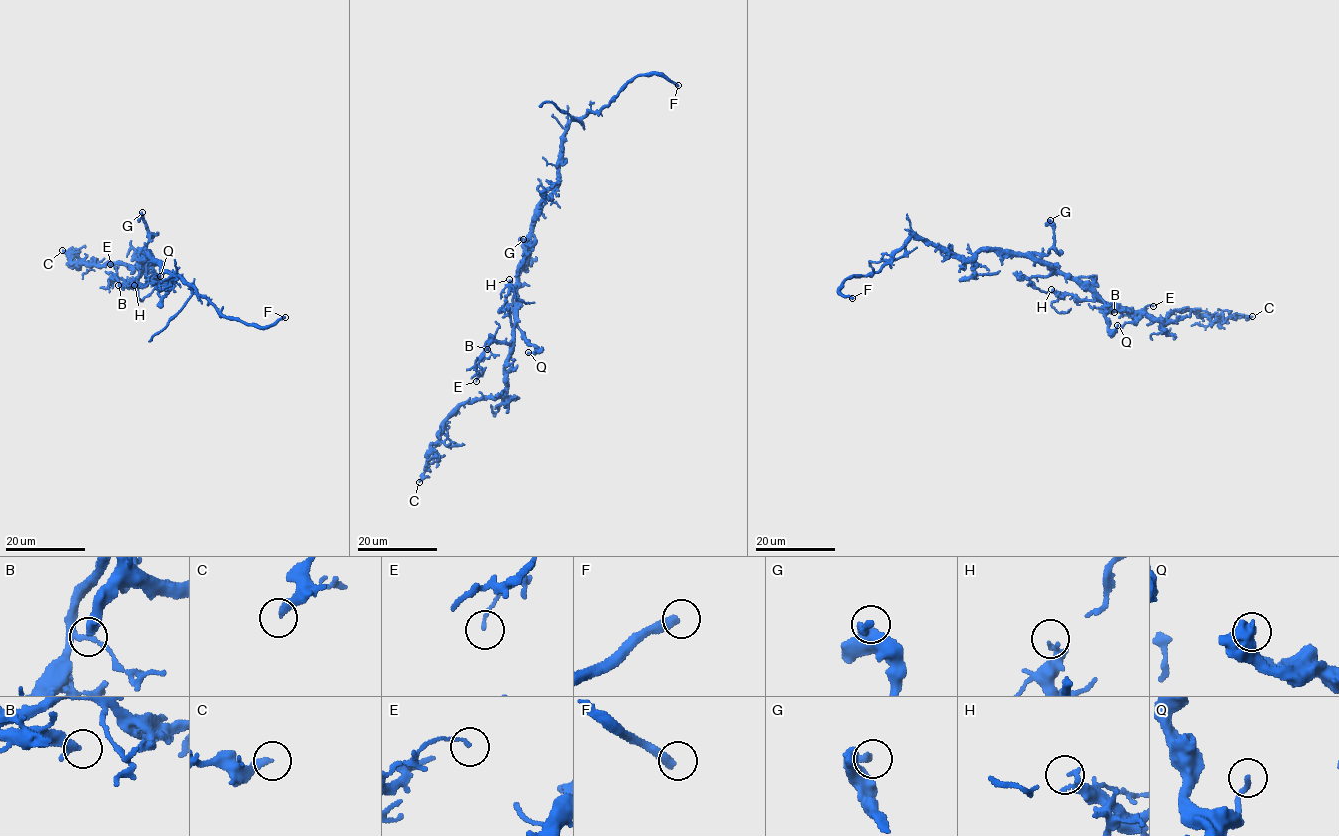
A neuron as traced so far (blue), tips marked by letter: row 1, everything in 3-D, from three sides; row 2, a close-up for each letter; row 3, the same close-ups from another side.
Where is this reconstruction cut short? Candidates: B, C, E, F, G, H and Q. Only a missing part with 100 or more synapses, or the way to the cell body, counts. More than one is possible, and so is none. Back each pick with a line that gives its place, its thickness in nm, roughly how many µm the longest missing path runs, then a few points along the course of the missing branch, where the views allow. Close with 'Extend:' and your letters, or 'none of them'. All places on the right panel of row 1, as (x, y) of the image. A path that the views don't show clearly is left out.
F: Place: (852, 298). Thickness 360 nm. Missing length about 190 µm. Course of what is missing: (852, 298), (917, 252), (933, 253), (1029, 218), (1106, 213), (1176, 216), (1282, 238)
Extend: F

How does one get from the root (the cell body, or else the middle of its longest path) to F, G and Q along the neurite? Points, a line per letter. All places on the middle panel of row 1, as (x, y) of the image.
F: (527, 250), (544, 193), (557, 182), (560, 139), (571, 121), (608, 104), (637, 76), (660, 74), (678, 85)
G: (527, 250), (527, 255), (523, 239)
Q: (527, 250), (526, 260), (519, 274), (516, 324), (535, 348), (532, 353), (528, 352)

